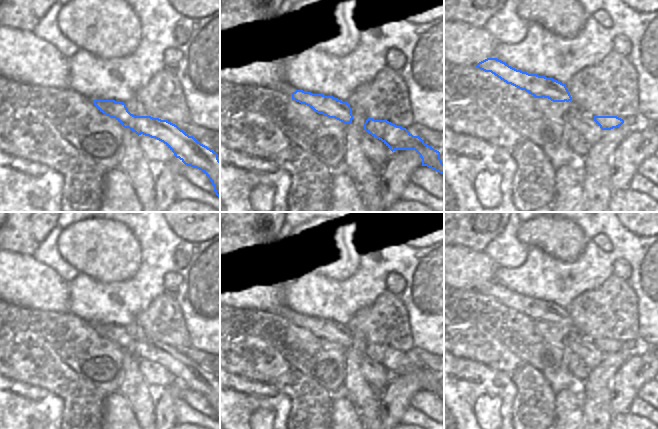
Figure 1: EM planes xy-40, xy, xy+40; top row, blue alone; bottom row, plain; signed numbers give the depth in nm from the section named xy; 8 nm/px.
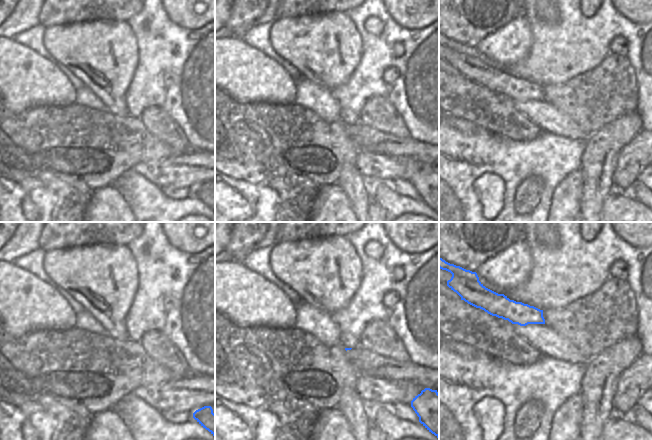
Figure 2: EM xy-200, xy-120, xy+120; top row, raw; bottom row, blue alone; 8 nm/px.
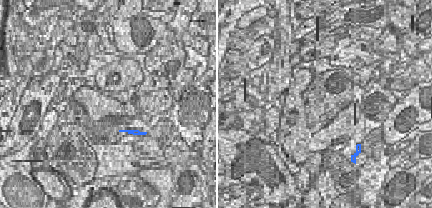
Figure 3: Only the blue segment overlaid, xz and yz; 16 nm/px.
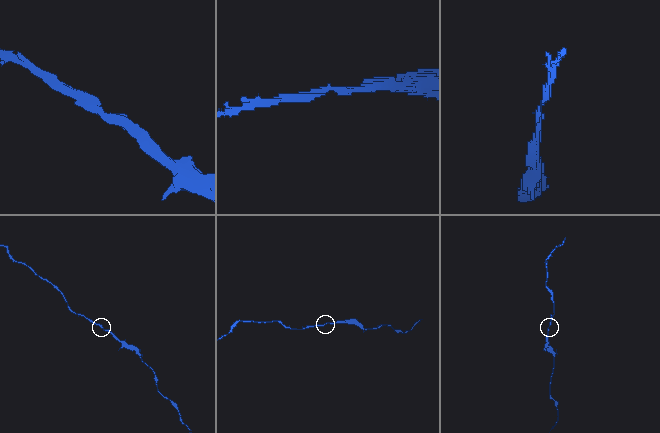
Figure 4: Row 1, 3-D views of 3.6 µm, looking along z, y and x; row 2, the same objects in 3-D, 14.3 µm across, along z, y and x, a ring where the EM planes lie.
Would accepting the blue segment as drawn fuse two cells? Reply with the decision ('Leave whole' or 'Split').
Leave whole.

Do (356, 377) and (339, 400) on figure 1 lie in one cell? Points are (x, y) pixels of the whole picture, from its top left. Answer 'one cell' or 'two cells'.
two cells

